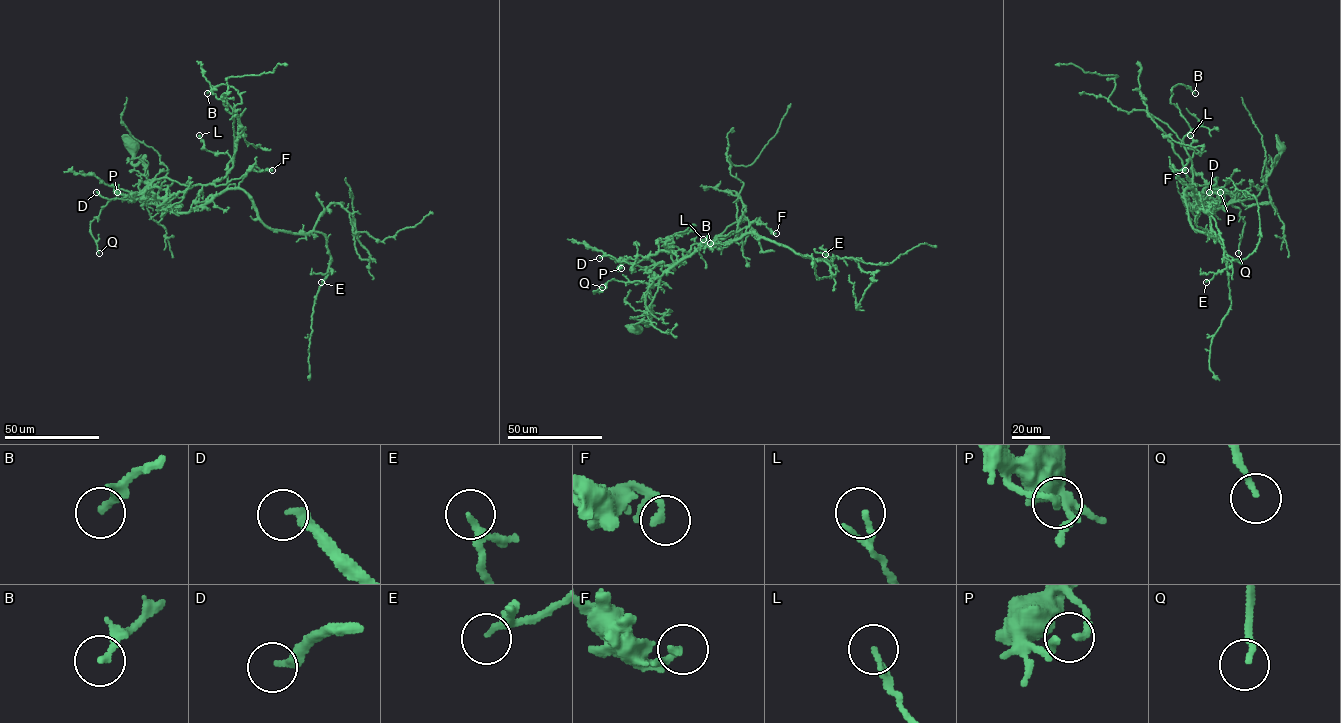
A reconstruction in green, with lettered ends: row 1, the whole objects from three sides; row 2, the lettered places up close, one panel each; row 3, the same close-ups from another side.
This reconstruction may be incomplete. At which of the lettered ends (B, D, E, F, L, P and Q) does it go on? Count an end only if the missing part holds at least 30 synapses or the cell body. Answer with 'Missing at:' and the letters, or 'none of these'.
Missing at: D, Q

